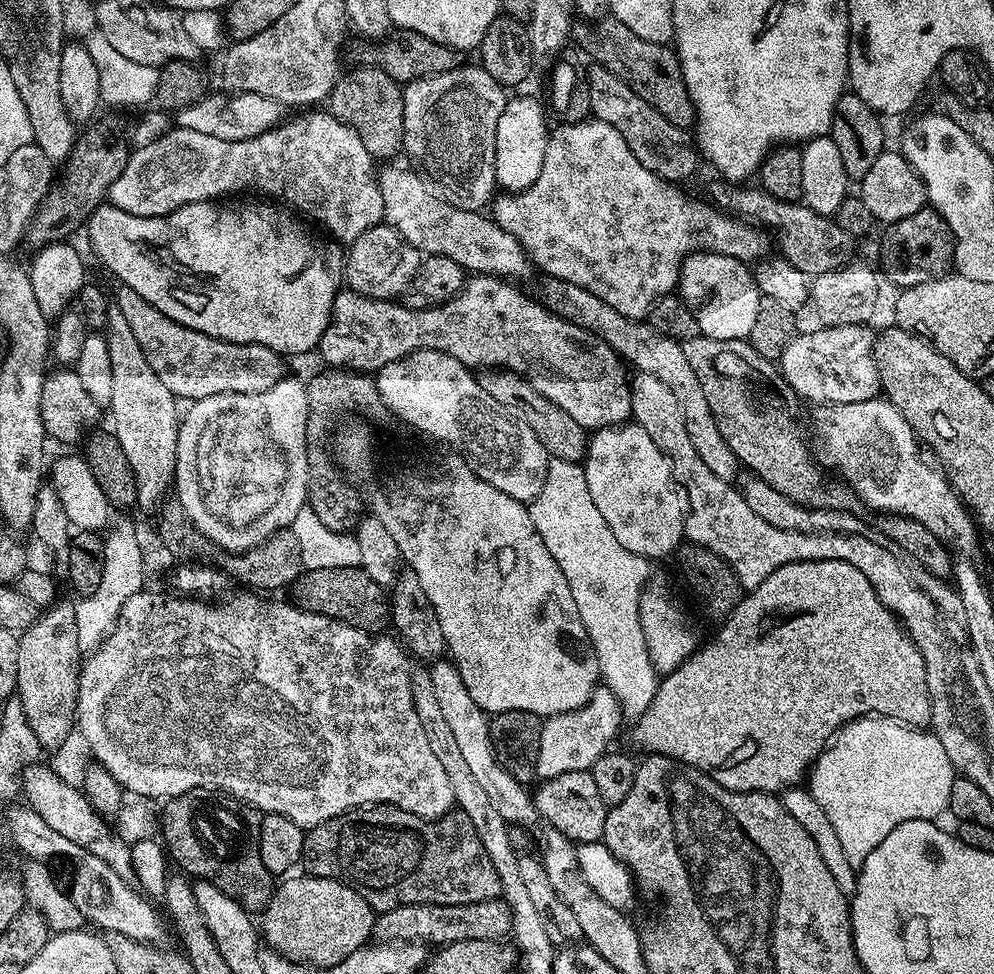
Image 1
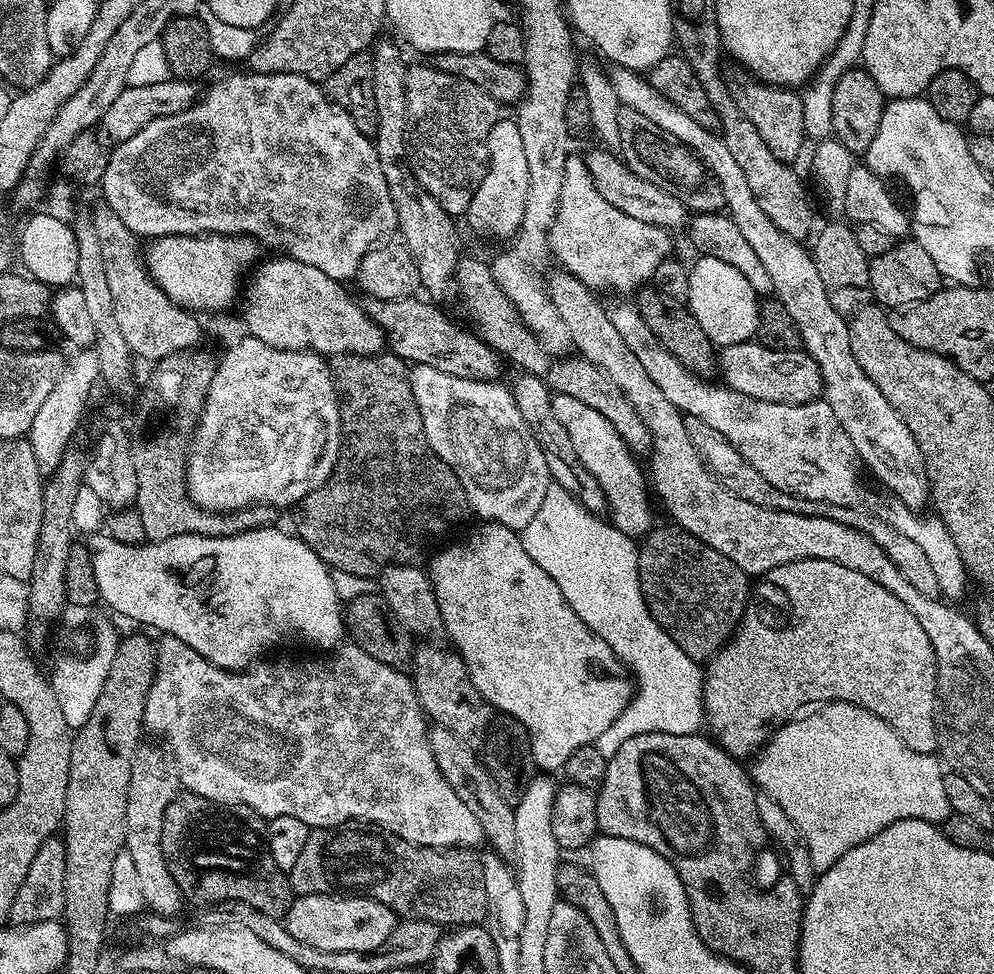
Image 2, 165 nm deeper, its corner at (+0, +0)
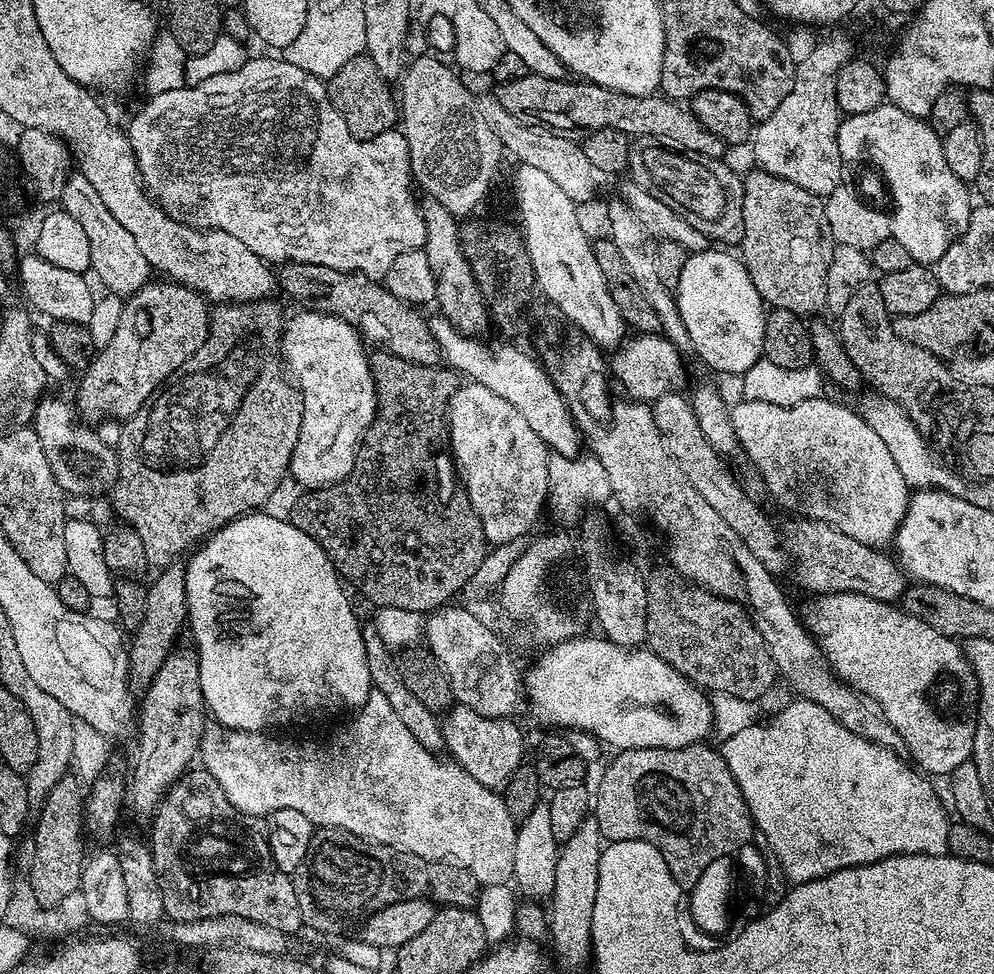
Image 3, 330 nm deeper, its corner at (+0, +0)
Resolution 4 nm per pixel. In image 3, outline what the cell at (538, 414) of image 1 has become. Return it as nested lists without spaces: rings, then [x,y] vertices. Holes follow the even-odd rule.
[[[281,264],[278,268],[278,288],[294,303],[300,304],[296,306],[305,312],[321,312],[342,318],[373,349],[389,352],[418,366],[437,366],[441,363],[440,347],[428,329],[428,320],[420,317],[413,305],[394,298],[383,283],[356,272],[330,270],[330,266]]]

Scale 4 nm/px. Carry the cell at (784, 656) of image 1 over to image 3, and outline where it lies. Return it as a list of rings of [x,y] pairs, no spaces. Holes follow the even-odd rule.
[[[826,592],[817,595],[809,602],[802,616],[808,632],[828,660],[832,673],[855,692],[874,698],[874,702],[882,706],[882,714],[890,726],[898,730],[902,742],[906,742],[907,755],[921,773],[932,778],[944,778],[962,766],[962,762],[972,759],[978,689],[976,675],[968,665],[963,647],[957,641],[951,636],[943,636],[934,630],[934,626],[926,626],[926,622],[914,618],[895,603],[866,598],[866,594]]]

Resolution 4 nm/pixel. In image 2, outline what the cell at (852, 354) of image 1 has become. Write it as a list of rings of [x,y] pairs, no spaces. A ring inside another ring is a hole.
[[[755,339],[731,344],[718,352],[718,376],[738,394],[771,404],[801,404],[821,395],[820,367],[803,350],[778,350],[762,346]]]

